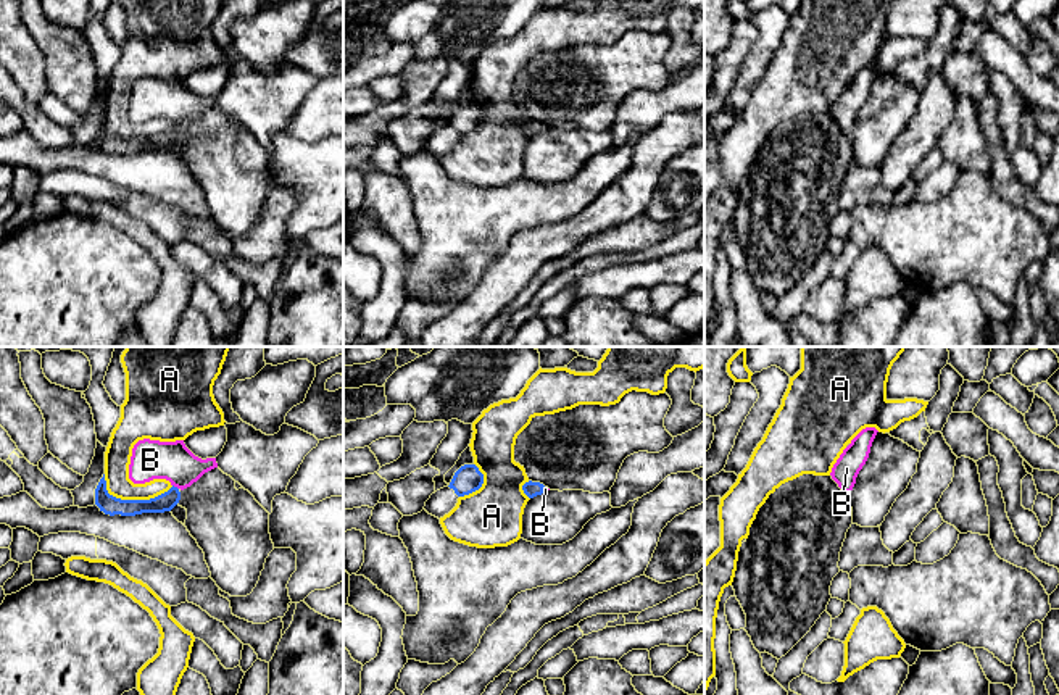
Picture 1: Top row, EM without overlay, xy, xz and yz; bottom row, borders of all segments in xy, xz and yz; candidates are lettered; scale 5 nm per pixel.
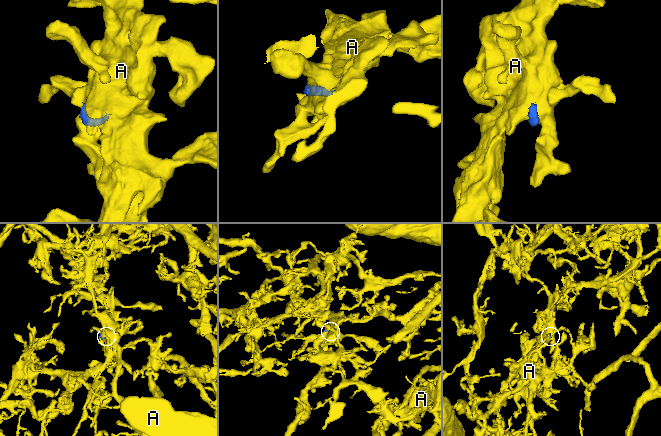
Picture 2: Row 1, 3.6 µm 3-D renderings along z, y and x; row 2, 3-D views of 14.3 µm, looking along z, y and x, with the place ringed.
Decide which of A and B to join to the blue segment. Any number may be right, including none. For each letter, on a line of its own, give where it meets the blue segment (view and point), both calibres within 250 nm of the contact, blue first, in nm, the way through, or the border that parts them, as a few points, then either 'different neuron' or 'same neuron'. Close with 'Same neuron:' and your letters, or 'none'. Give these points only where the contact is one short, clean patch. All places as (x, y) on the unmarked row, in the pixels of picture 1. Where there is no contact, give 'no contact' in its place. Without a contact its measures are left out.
A: xy (132, 139) | 100/130 nm | along xy (103, 113), (107, 129), (121, 137), (153, 137), (173, 124) | different neuron
B: xy (176, 126) | 90/190 nm | across xy (165, 141), (176, 126), (150, 99) | same neuron
Same neuron: B

